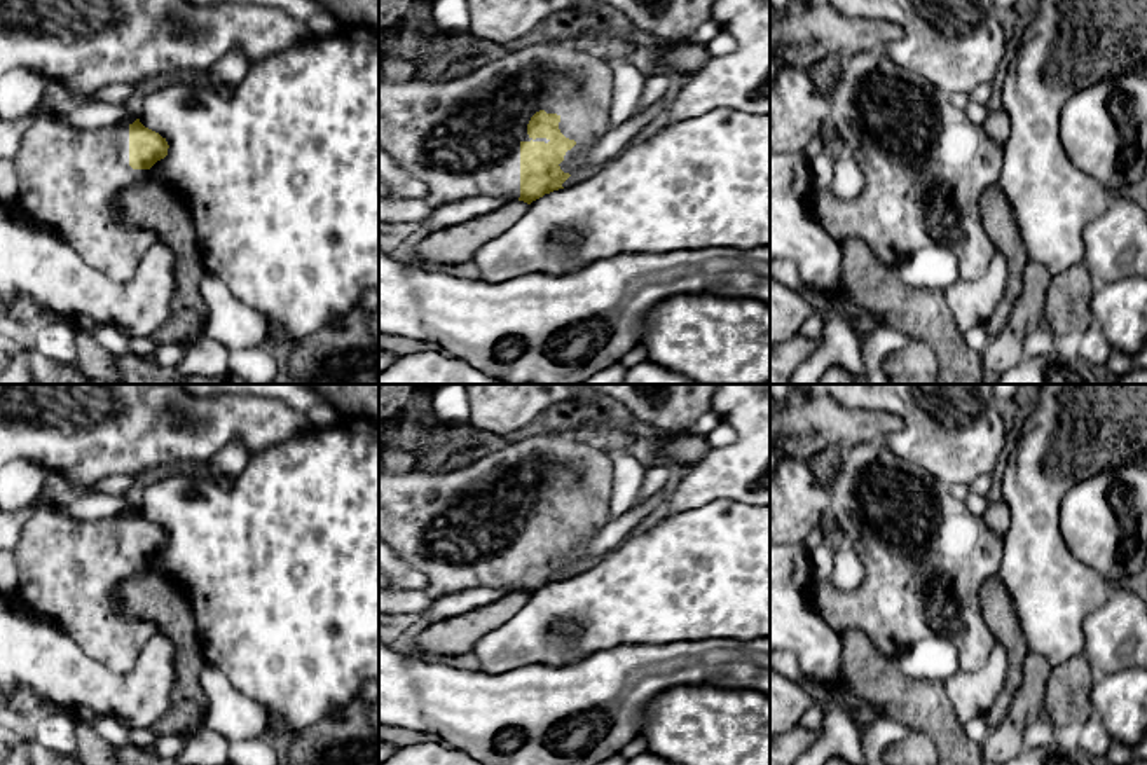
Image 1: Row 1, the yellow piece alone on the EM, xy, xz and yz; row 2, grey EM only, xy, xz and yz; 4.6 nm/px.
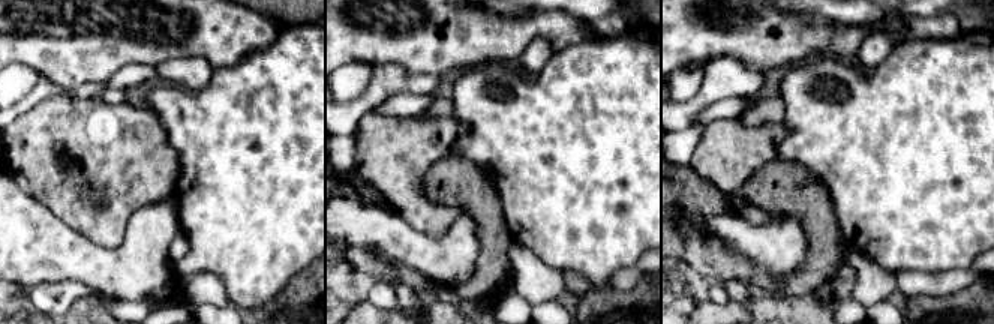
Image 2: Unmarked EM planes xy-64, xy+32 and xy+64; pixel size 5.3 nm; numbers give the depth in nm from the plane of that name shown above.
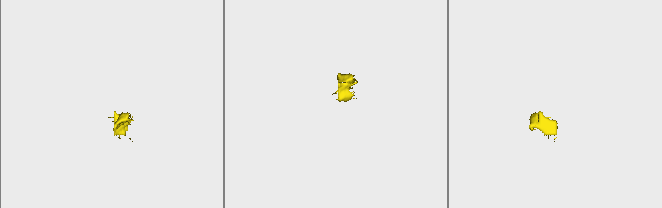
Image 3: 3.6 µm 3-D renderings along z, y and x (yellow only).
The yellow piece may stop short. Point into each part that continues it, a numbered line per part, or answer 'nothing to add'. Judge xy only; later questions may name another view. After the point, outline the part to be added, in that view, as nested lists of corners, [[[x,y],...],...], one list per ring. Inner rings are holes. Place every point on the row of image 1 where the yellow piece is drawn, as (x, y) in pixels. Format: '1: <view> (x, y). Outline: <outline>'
1: xy (68, 177). Outline: [[[40,115],[19,136],[10,161],[17,176],[17,210],[38,225],[47,227],[72,246],[89,265],[115,281],[129,281],[143,253],[157,241],[148,229],[120,222],[112,203],[127,187],[152,180],[148,169],[129,166],[129,126],[112,124],[82,129],[58,115]]]

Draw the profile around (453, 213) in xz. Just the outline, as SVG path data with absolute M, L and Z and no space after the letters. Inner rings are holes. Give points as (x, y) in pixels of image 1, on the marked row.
M489 196L463 199L433 210L433 213L417 222L416 227L422 229L426 234L431 234L435 231L449 229L461 222L468 222L473 217L487 215L506 203L510 203L510 199Z

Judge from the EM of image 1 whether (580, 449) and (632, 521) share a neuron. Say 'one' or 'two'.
two

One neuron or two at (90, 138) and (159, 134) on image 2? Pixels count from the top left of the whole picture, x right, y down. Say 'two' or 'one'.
one

